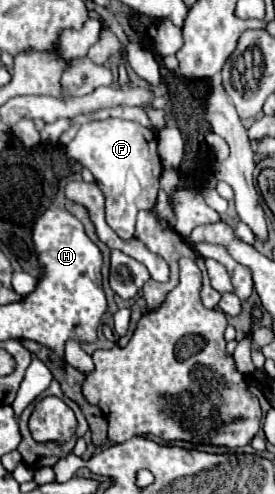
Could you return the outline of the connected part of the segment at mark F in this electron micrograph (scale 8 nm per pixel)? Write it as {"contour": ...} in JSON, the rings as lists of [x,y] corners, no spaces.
{"contour":[[[114,117],[90,121],[82,125],[76,137],[66,145],[66,153],[76,159],[82,167],[92,171],[98,189],[104,193],[106,223],[118,237],[132,239],[134,219],[140,209],[152,213],[164,229],[172,229],[172,225],[164,217],[156,215],[156,197],[160,187],[158,181],[162,175],[162,163],[156,151],[156,137],[148,127],[136,121],[124,121]]]}

